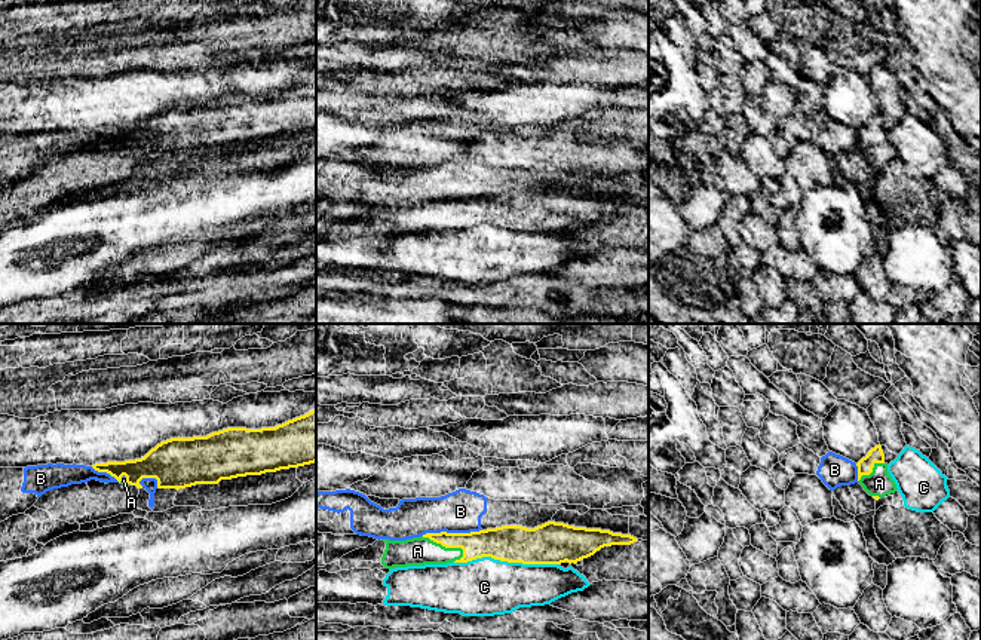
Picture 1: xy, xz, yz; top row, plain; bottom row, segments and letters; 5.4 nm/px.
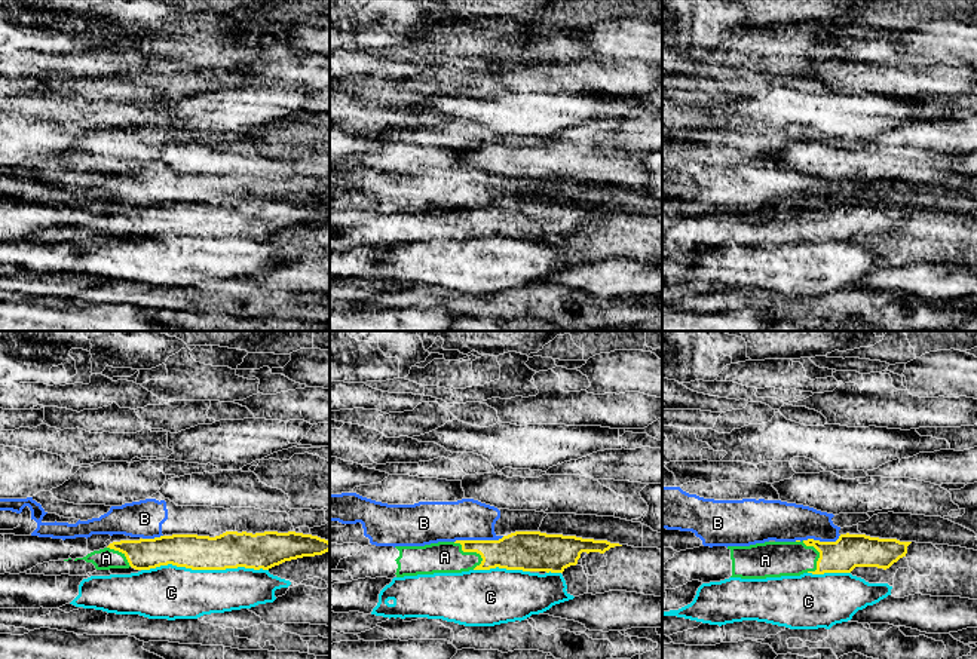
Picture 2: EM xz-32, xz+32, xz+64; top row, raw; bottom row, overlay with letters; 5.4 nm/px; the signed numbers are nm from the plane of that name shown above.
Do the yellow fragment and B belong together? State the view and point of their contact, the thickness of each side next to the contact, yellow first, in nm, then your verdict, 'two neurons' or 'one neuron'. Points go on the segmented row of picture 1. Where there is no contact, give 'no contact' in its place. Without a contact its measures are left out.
xz (451, 533) | 160/220 nm | two neurons

